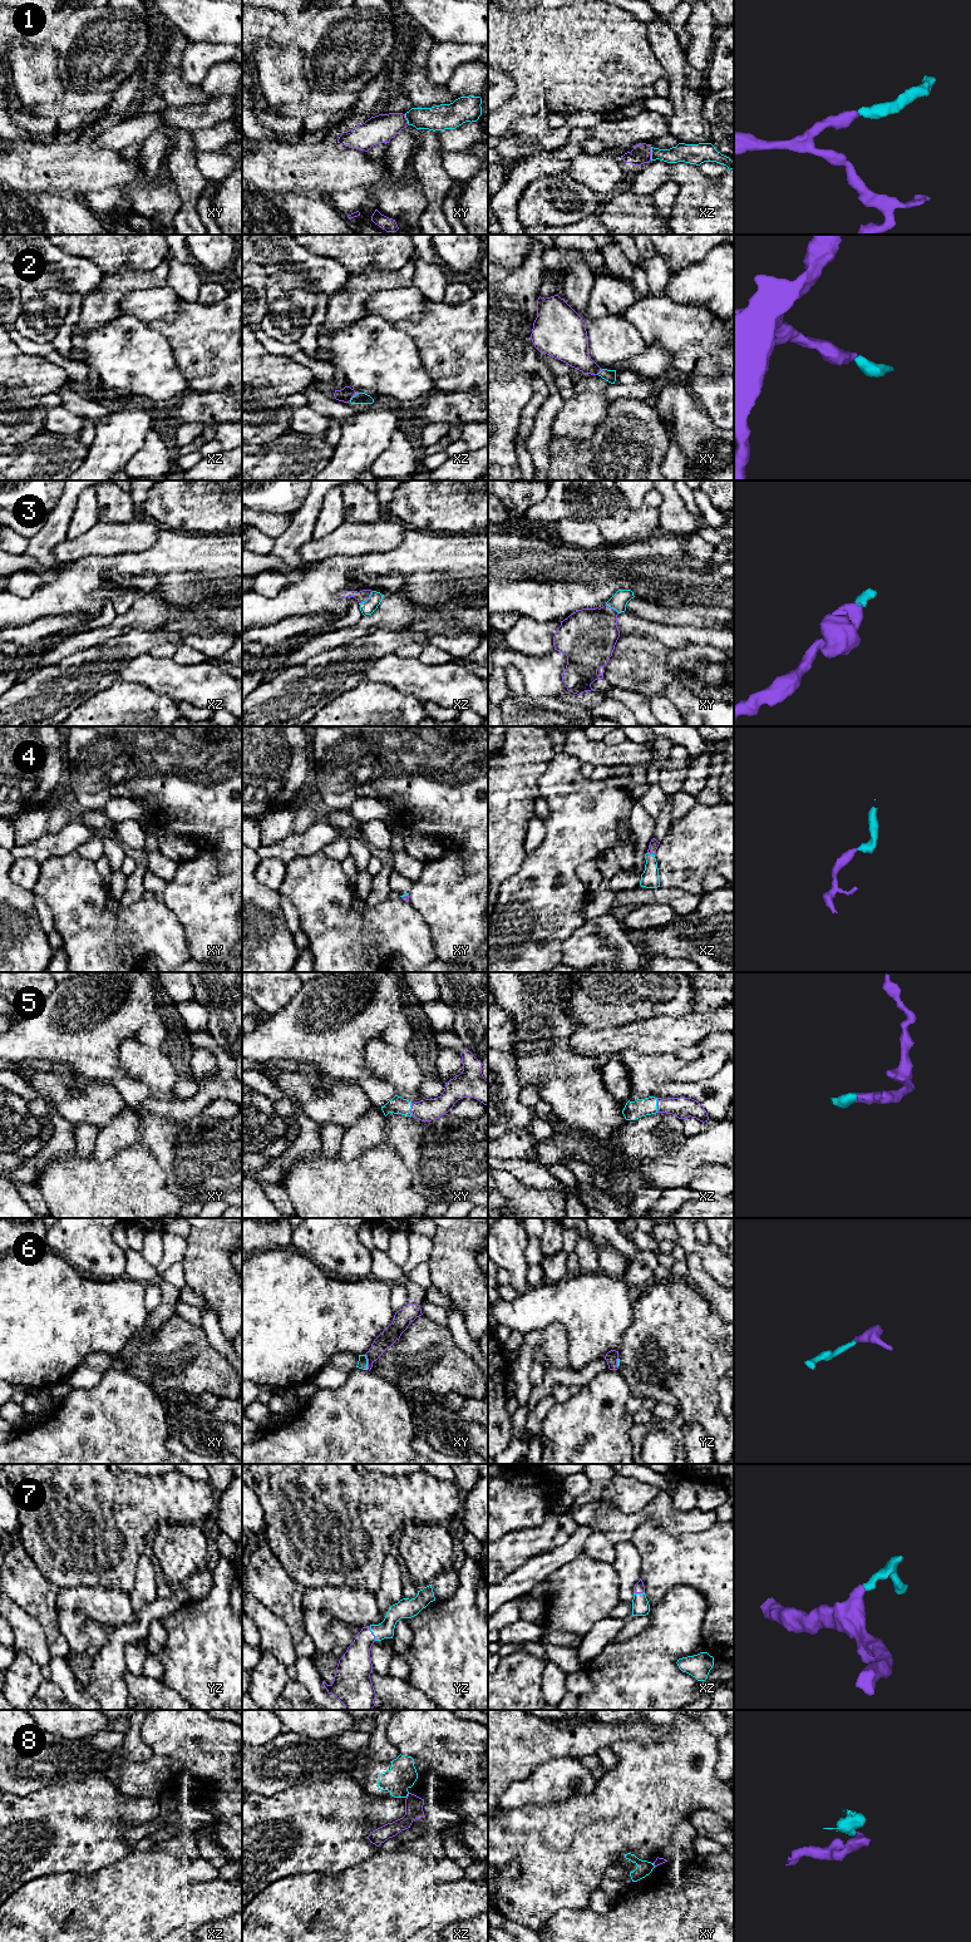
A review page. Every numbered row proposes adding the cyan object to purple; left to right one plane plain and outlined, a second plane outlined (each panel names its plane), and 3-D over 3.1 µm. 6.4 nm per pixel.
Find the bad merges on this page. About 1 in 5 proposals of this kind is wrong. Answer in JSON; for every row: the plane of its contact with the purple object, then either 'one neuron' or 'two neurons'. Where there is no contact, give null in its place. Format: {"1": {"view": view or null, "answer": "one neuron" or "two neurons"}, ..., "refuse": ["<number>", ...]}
{"1": {"view": "xz", "answer": "one neuron"}, "2": {"view": "xz", "answer": "one neuron"}, "3": {"view": "xz", "answer": "one neuron"}, "4": {"view": "xz", "answer": "one neuron"}, "5": {"view": "xz", "answer": "one neuron"}, "6": {"view": "xy", "answer": "one neuron"}, "7": {"view": "yz", "answer": "one neuron"}, "8": {"view": "xz", "answer": "two neurons"}, "refuse": ["8"]}

